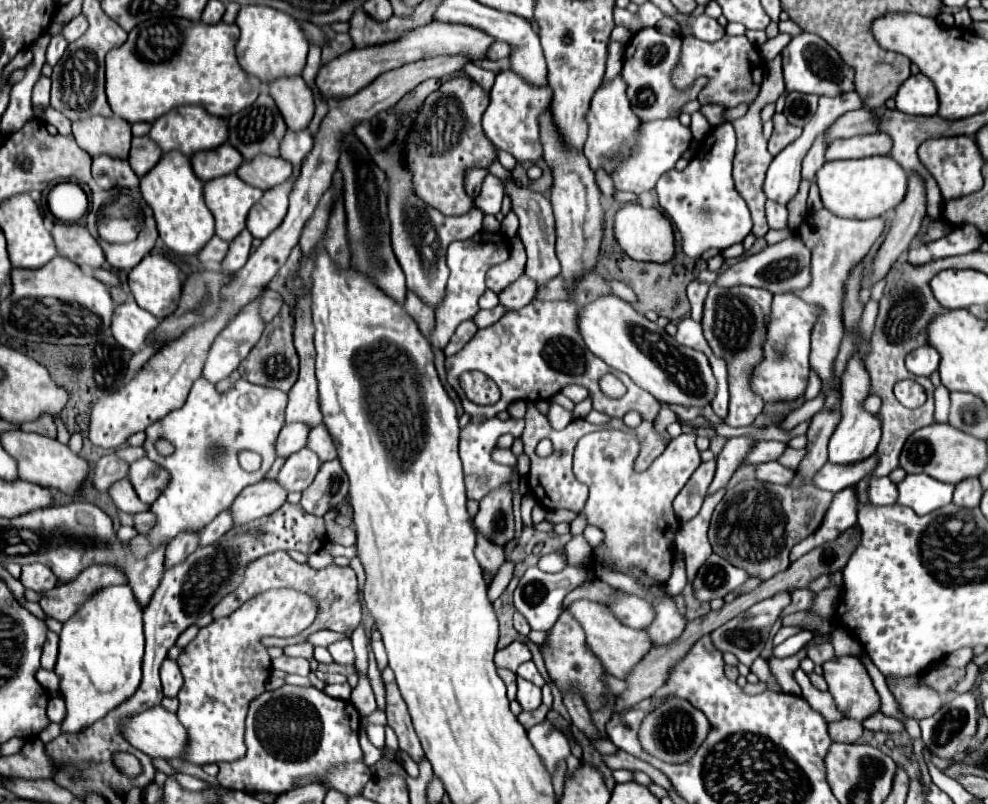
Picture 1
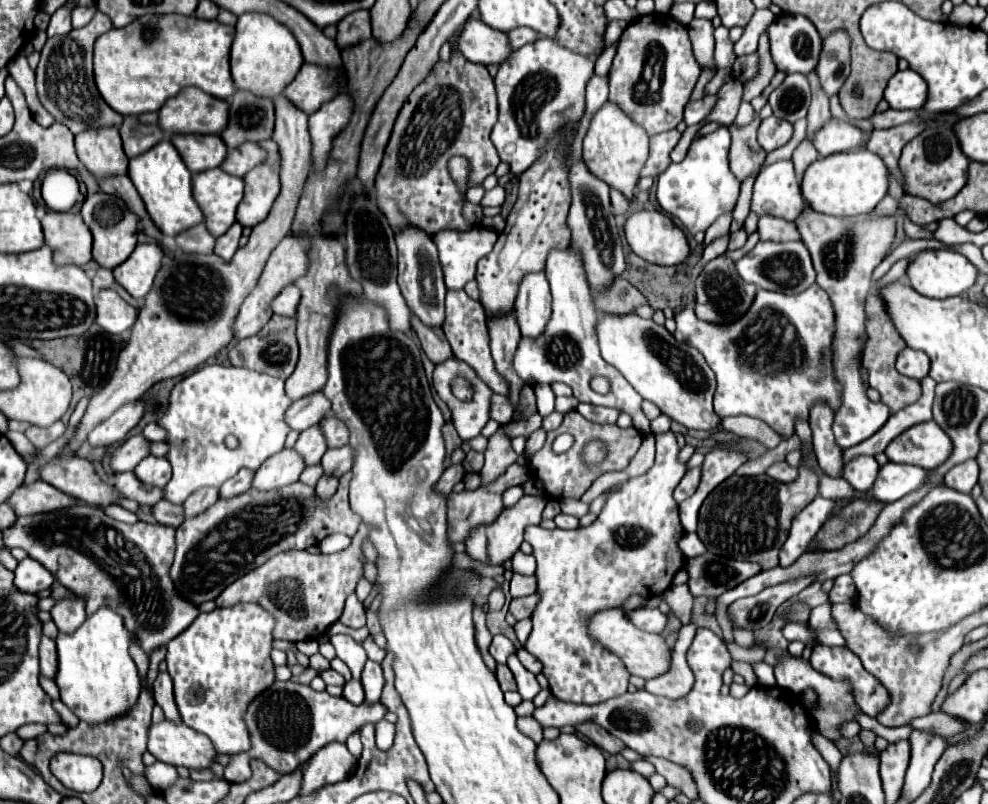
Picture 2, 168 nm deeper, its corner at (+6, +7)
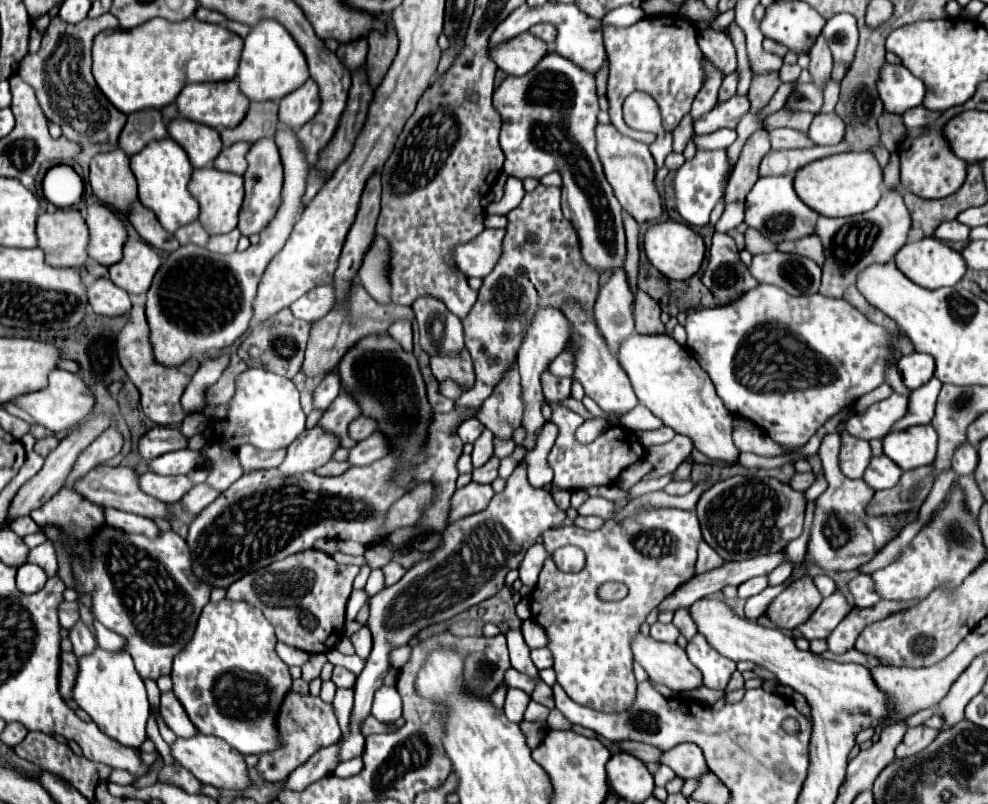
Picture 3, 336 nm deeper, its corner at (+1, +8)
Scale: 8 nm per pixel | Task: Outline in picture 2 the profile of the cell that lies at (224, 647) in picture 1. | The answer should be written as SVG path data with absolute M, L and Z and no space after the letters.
M236 604L200 614L192 626L168 642L168 674L174 680L174 698L182 722L206 734L218 754L240 754L250 748L242 722L244 706L274 682L270 660L276 618L260 604Z

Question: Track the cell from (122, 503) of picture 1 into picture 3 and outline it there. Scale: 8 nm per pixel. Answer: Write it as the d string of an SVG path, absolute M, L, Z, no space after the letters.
M143 473L139 477L139 483L147 495L151 495L163 503L181 501L183 495L189 493L189 489L193 487L193 483L187 475L165 477L165 475L157 475L157 473Z

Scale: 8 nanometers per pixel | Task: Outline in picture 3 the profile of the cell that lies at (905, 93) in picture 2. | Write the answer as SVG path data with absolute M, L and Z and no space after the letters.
M885 63L877 79L877 91L887 113L903 115L907 109L913 109L923 103L925 85L919 77L911 75L903 65Z

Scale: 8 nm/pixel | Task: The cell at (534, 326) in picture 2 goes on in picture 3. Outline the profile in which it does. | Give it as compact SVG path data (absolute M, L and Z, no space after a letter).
M545 307L539 309L525 339L523 345L519 349L519 375L521 375L521 399L525 401L525 411L521 417L521 427L525 429L525 439L521 443L521 447L529 453L535 449L537 443L537 431L545 425L545 417L541 415L541 403L543 403L543 393L541 393L541 383L539 383L539 375L541 371L565 349L569 335L573 333L571 323L565 319L565 315L561 315L561 311L553 309L553 307Z

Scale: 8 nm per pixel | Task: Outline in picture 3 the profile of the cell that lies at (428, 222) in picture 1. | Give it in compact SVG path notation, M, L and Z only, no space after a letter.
M421 297L413 303L413 311L419 323L419 343L429 357L455 357L465 349L461 319L451 315L439 299Z

